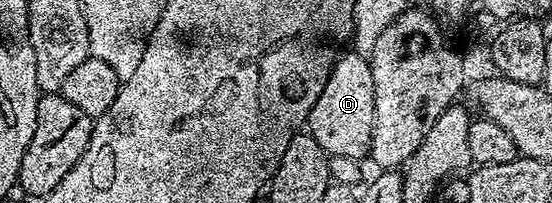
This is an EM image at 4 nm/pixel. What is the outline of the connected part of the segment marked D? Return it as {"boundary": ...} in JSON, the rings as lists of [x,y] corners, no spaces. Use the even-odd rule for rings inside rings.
{"boundary":[[[343,53],[334,63],[328,76],[328,84],[324,84],[324,92],[320,92],[320,100],[312,104],[308,132],[316,140],[316,144],[326,150],[327,155],[335,154],[362,160],[370,152],[375,116],[374,85],[369,61],[363,55],[361,58],[358,54]]]}

